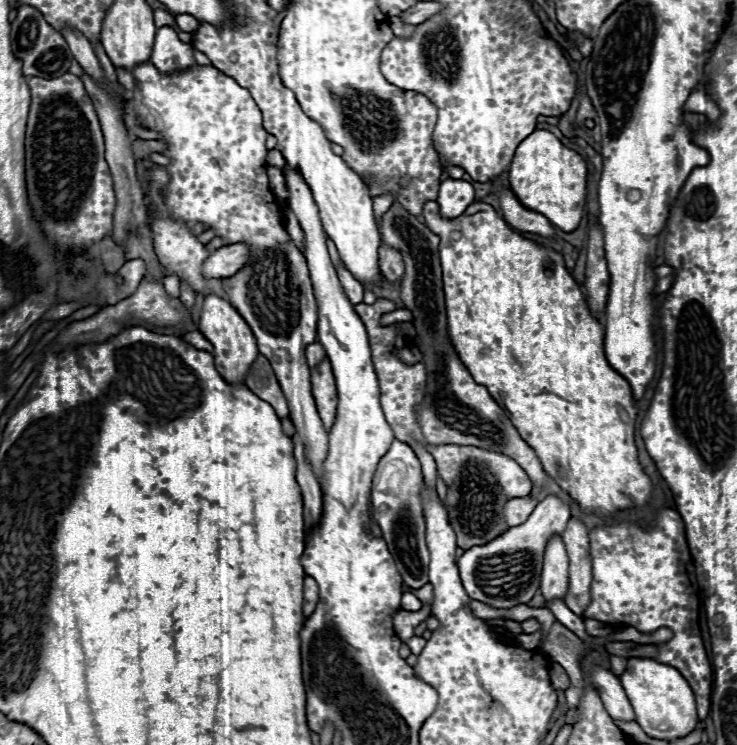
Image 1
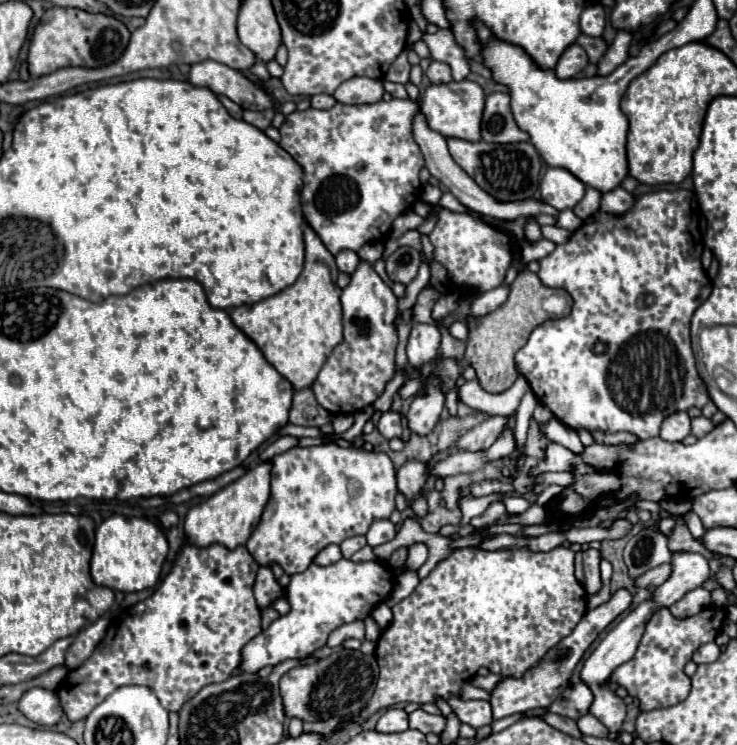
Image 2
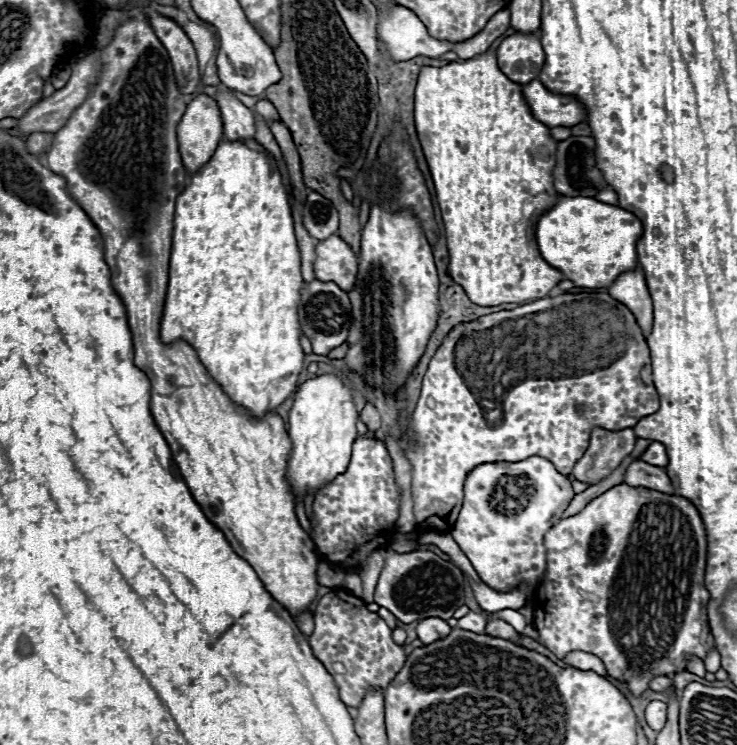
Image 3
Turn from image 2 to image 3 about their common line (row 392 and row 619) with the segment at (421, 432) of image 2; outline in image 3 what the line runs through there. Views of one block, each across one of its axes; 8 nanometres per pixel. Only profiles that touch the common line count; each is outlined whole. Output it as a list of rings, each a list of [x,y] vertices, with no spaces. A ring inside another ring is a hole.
[[[428,618],[428,620],[422,620],[418,622],[416,626],[416,632],[418,632],[418,638],[424,642],[424,644],[432,644],[444,636],[450,634],[450,626],[446,624],[446,620],[442,618]]]

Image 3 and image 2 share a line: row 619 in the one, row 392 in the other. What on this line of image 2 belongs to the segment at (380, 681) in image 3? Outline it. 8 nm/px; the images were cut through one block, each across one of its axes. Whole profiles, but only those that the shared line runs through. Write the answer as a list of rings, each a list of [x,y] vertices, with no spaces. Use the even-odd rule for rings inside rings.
[[[362,260],[358,270],[350,274],[350,284],[342,290],[340,302],[344,312],[344,340],[328,356],[312,390],[318,404],[330,414],[354,414],[372,404],[382,394],[386,382],[394,376],[394,352],[398,344],[394,318],[398,300],[374,268]]]

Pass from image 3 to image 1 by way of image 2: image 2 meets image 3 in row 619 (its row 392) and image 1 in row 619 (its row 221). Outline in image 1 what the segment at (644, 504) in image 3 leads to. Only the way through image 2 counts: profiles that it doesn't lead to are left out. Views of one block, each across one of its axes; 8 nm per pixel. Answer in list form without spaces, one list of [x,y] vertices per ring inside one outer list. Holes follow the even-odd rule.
[[[660,510],[654,524],[648,528],[628,522],[598,526],[590,532],[590,556],[594,580],[586,618],[614,626],[634,626],[640,632],[670,628],[674,638],[666,644],[658,644],[658,656],[654,660],[682,672],[692,686],[698,716],[706,718],[710,710],[712,668],[700,636],[698,584],[680,514],[674,510]]]

